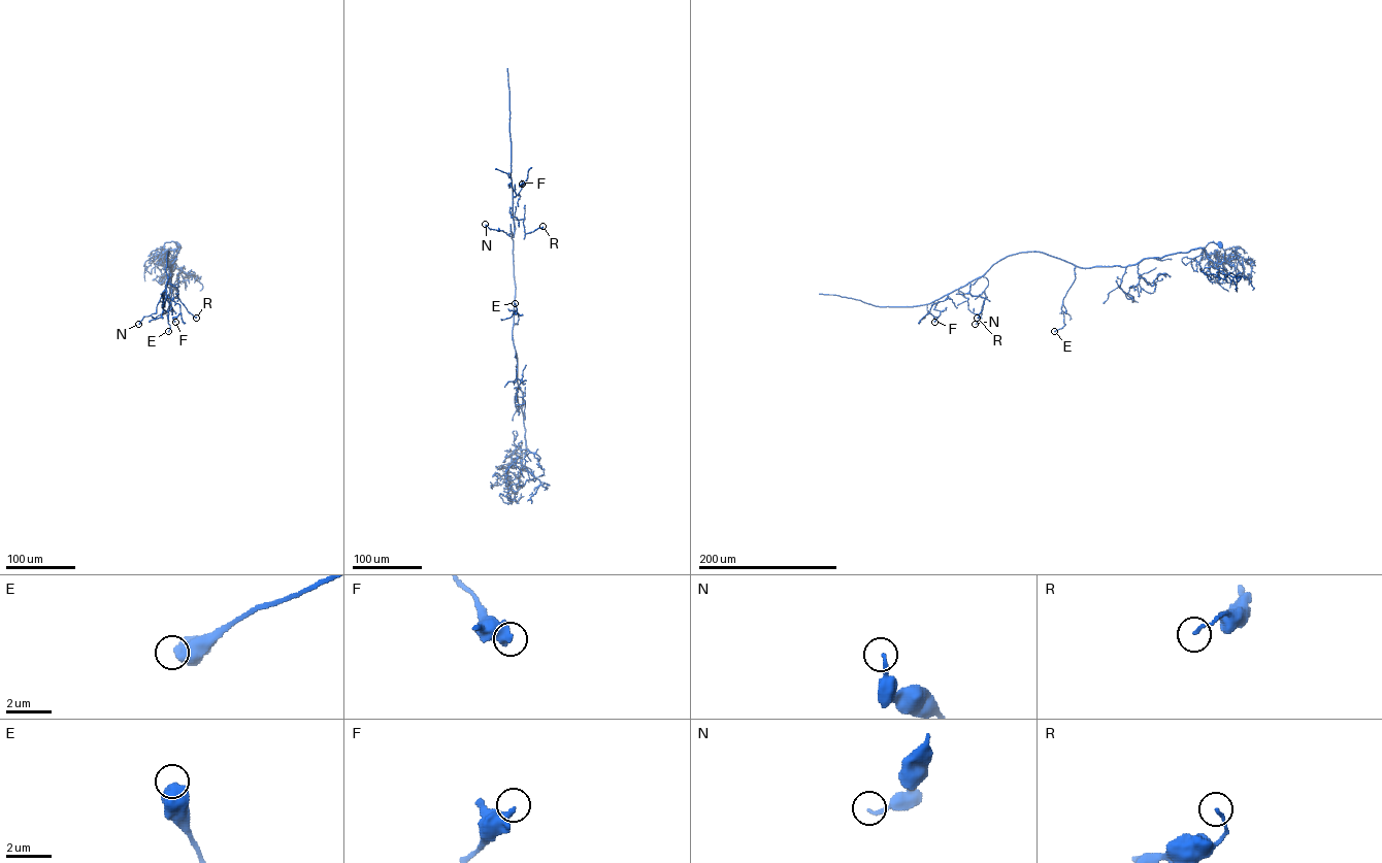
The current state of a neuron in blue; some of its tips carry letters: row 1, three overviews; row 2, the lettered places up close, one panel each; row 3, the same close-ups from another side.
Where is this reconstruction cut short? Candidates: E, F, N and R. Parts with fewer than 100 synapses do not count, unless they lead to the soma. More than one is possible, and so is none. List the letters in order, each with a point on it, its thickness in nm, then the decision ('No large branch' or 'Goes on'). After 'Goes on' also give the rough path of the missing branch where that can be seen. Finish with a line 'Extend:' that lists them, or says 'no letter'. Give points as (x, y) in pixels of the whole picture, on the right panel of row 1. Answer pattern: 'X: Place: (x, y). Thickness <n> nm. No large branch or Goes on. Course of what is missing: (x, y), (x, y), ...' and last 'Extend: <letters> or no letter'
E: Place: (1054, 331). Thickness 700 nm. No large branch
F: Place: (934, 322). Thickness 440 nm. No large branch
N: Place: (975, 324). Thickness 160 nm. No large branch
R: Place: (977, 318). Thickness 120 nm. No large branch
Extend: no letter

